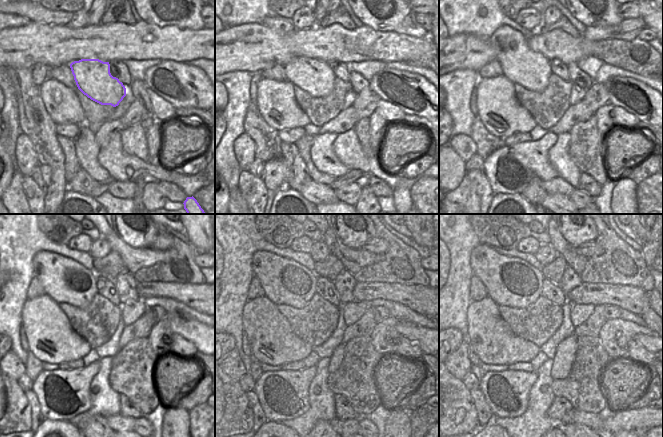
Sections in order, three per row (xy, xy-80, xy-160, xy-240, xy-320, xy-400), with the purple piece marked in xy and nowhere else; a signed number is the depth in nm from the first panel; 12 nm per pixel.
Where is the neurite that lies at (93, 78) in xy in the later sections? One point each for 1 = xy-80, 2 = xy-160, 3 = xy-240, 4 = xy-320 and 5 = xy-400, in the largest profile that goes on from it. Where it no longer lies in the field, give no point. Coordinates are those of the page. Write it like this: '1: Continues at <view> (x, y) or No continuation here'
1: Continues at xy-80 (314, 76)
2: Continues at xy-160 (520, 64)
3: Continues at xy-240 (64, 280)
4: Continues at xy-320 (285, 281)
5: Continues at xy-400 (510, 281)

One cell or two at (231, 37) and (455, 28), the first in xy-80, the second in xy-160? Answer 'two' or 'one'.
two

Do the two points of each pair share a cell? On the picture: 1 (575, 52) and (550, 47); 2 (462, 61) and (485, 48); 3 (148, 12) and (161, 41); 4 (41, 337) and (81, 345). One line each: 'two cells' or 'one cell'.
1: one cell
2: one cell
3: two cells
4: one cell

